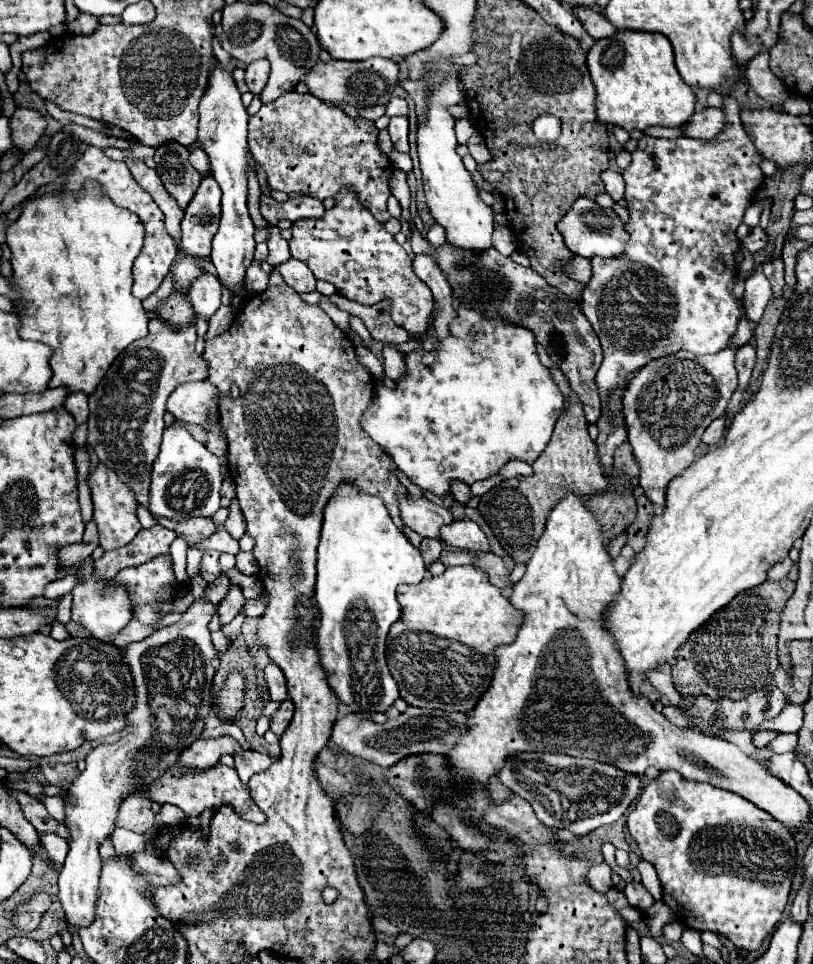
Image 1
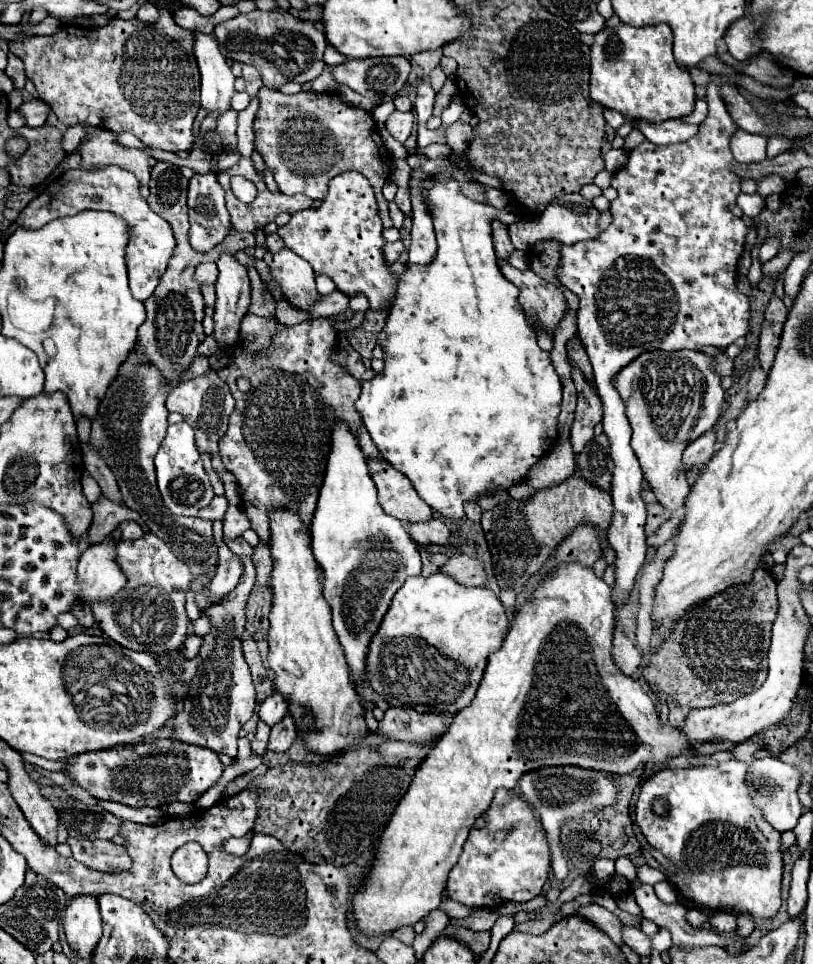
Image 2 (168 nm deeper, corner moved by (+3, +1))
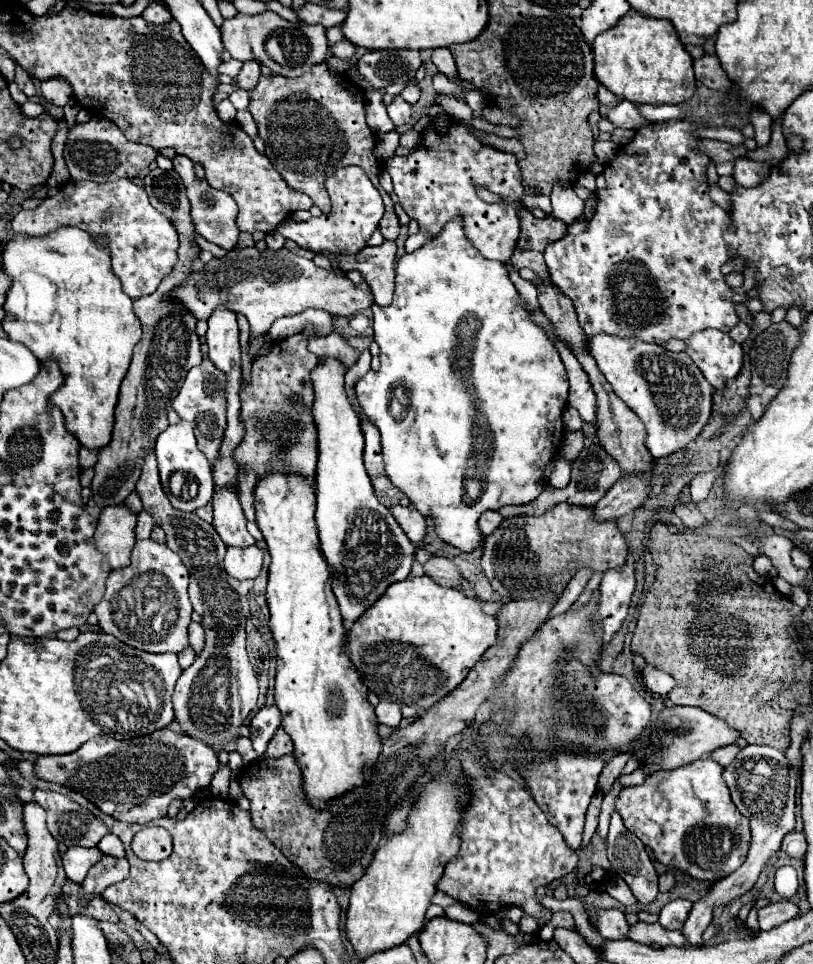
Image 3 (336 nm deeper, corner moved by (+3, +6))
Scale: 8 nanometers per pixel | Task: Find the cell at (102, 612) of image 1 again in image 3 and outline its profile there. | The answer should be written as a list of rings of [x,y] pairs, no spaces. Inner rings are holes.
[[[126,504],[108,506],[102,510],[96,530],[96,548],[108,558],[112,570],[128,566],[136,536],[136,512]]]

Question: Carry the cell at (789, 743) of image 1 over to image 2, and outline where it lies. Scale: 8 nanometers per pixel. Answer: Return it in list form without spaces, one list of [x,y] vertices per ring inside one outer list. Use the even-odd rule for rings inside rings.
[[[728,761],[658,771],[642,785],[636,803],[636,823],[642,827],[648,843],[674,865],[674,871],[668,871],[666,879],[680,895],[706,909],[730,909],[752,921],[764,921],[776,917],[782,903],[782,835],[768,825],[752,799],[746,781],[750,765],[746,761]]]

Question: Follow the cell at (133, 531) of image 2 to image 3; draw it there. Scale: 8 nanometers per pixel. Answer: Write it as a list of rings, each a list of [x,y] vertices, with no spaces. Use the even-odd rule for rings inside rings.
[[[148,512],[138,514],[138,524],[136,524],[136,538],[150,538],[150,532],[154,528],[154,520]]]

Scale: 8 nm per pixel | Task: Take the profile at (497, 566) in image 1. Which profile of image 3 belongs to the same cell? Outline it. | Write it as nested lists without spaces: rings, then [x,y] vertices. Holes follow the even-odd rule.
[[[434,556],[424,564],[426,576],[430,576],[436,584],[446,586],[446,588],[456,588],[464,582],[464,576],[456,568],[456,564],[450,558],[444,556]]]

